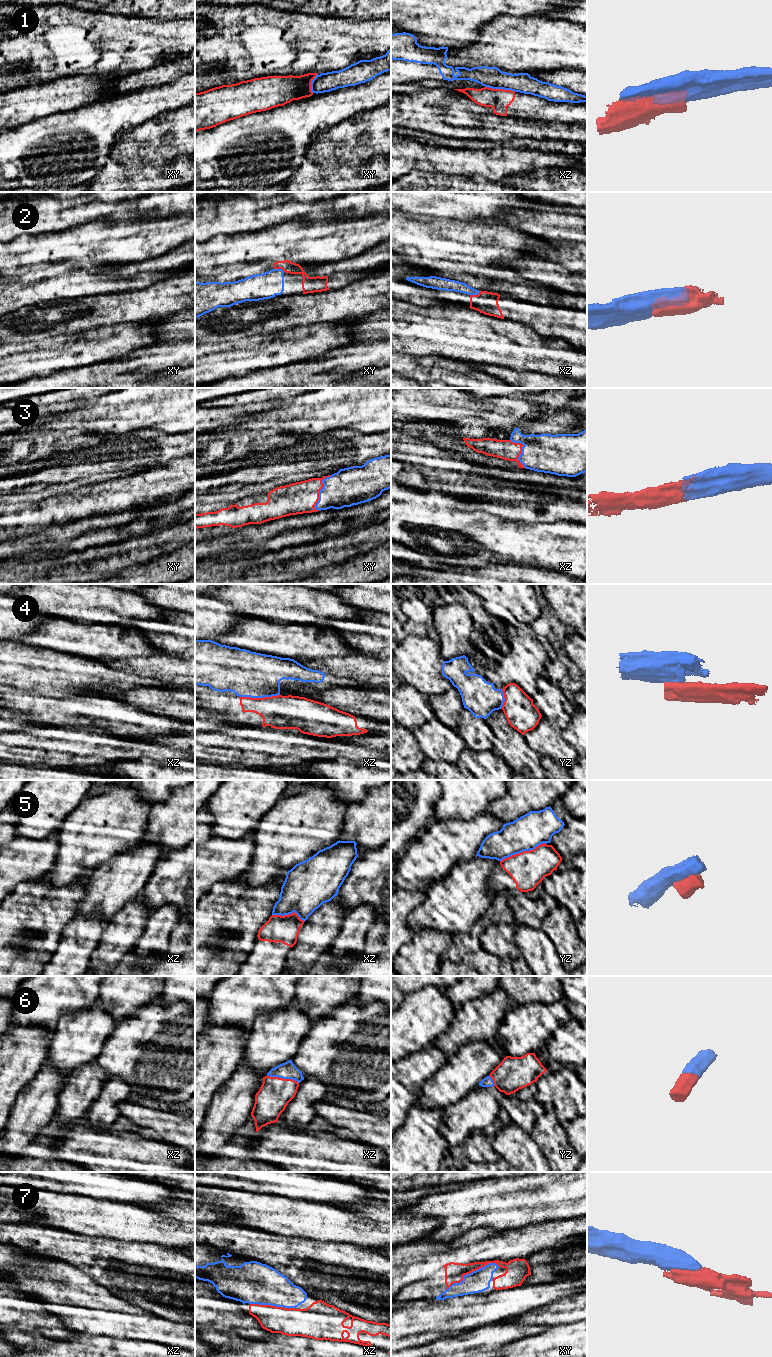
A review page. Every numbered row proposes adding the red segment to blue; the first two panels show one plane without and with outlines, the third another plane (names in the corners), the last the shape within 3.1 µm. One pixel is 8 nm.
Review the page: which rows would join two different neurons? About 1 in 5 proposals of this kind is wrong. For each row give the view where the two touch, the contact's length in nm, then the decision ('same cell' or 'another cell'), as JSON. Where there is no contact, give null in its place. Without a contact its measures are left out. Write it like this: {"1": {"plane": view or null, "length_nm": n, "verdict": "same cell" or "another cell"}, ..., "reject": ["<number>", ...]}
{"1": {"plane": "xz", "length_nm": 240, "verdict": "another cell"}, "2": {"plane": "xz", "length_nm": 90, "verdict": "same cell"}, "3": {"plane": "xy", "length_nm": 320, "verdict": "same cell"}, "4": {"plane": "xz", "length_nm": 320, "verdict": "another cell"}, "5": {"plane": "yz", "length_nm": 400, "verdict": "another cell"}, "6": {"plane": "xz", "length_nm": 260, "verdict": "same cell"}, "7": {"plane": "xy", "length_nm": 480, "verdict": "same cell"}, "reject": ["1", "4", "5"]}

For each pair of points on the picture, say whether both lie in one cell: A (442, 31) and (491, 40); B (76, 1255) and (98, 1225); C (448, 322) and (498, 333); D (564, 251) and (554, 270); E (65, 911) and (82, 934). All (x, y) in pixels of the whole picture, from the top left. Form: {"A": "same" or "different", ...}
{"A": "different", "B": "different", "C": "same", "D": "different", "E": "different"}

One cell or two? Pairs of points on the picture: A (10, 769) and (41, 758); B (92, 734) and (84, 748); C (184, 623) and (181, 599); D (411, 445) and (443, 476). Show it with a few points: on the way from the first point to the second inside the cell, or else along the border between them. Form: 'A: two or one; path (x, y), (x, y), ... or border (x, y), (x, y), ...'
A: two; border (10, 762), (25, 766)
B: two; border (81, 731), (93, 744), (112, 745)
C: two; border (166, 609), (181, 609), (184, 612)
D: one; path (419, 453), (423, 454), (437, 468)

